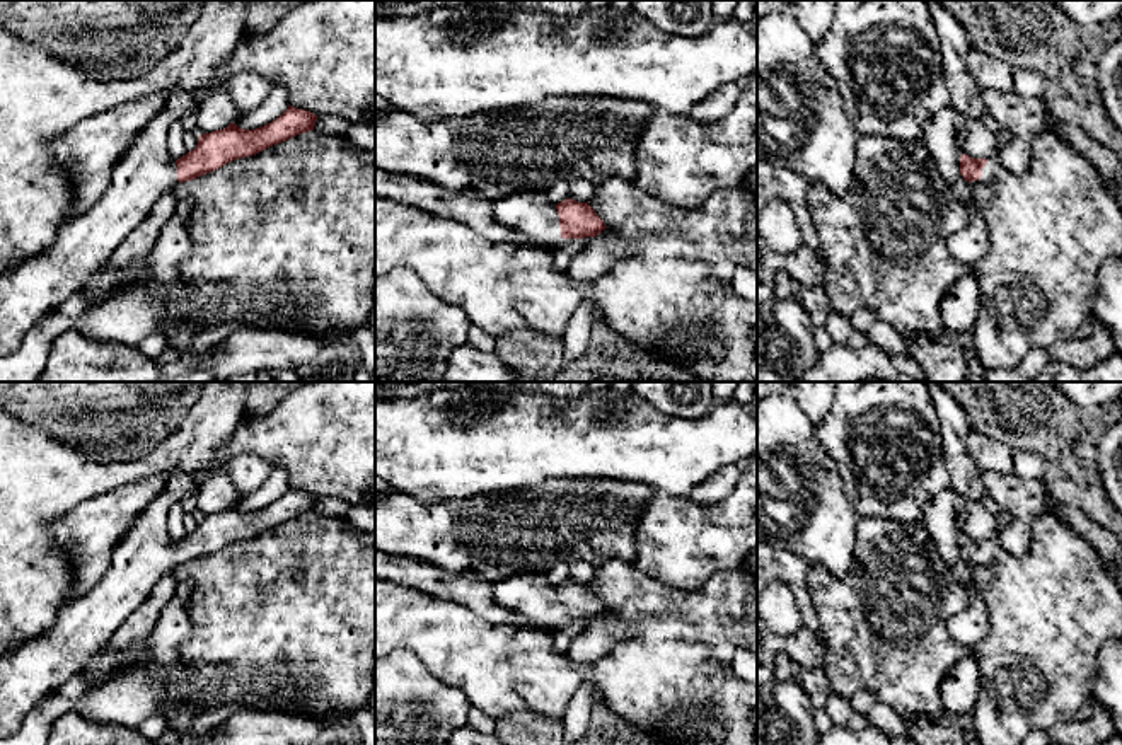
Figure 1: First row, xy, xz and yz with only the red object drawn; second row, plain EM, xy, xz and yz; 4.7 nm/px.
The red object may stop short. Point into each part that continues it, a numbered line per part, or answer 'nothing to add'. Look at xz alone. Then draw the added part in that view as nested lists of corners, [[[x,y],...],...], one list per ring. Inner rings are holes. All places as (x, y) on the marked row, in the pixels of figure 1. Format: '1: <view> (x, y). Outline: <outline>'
1: xz (534, 215). Outline: [[[515,193],[493,201],[496,220],[518,230],[530,242],[556,245],[563,240],[556,205],[546,193]]]

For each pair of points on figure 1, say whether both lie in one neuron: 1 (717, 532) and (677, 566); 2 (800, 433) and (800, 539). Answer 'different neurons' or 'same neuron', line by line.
1: same neuron
2: same neuron

